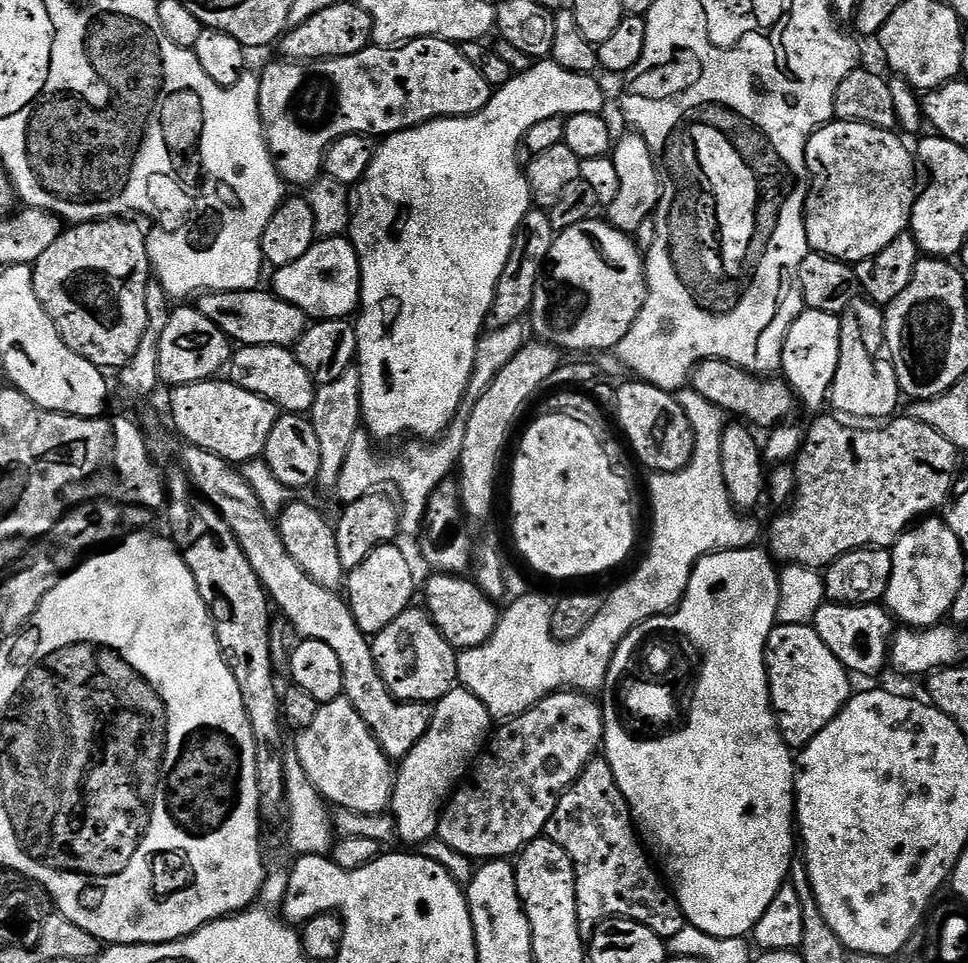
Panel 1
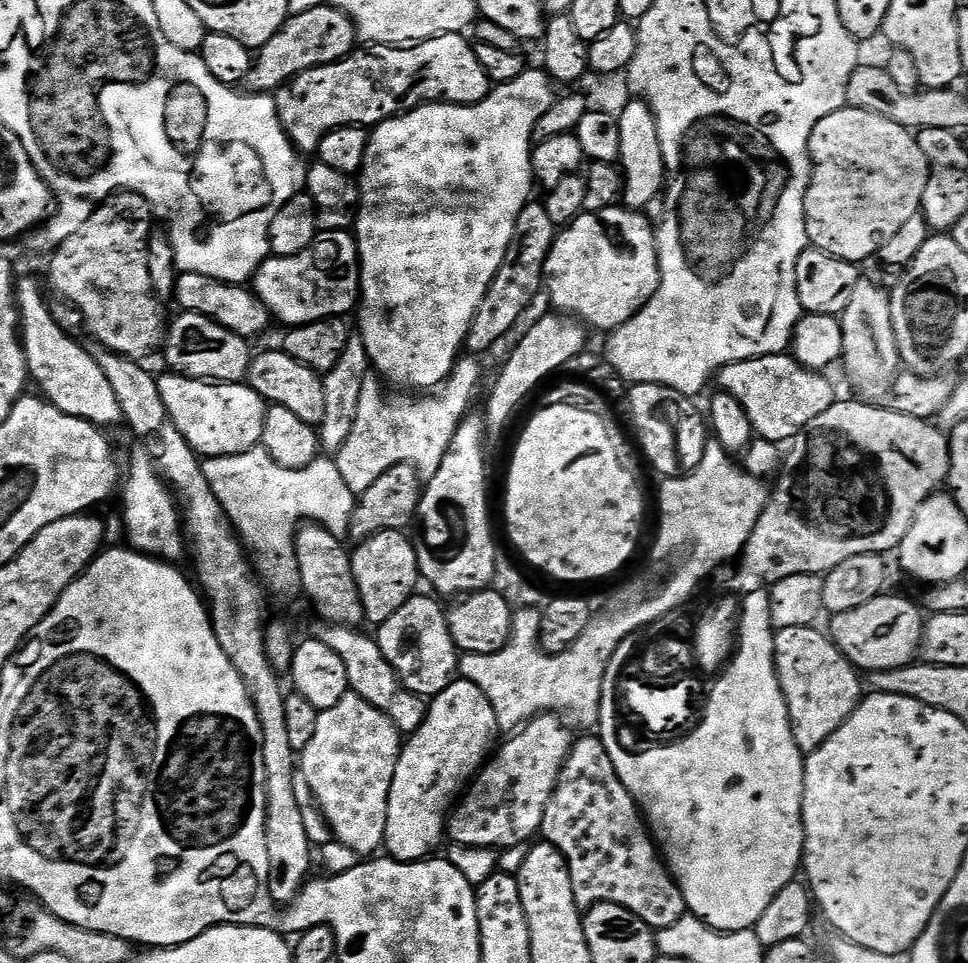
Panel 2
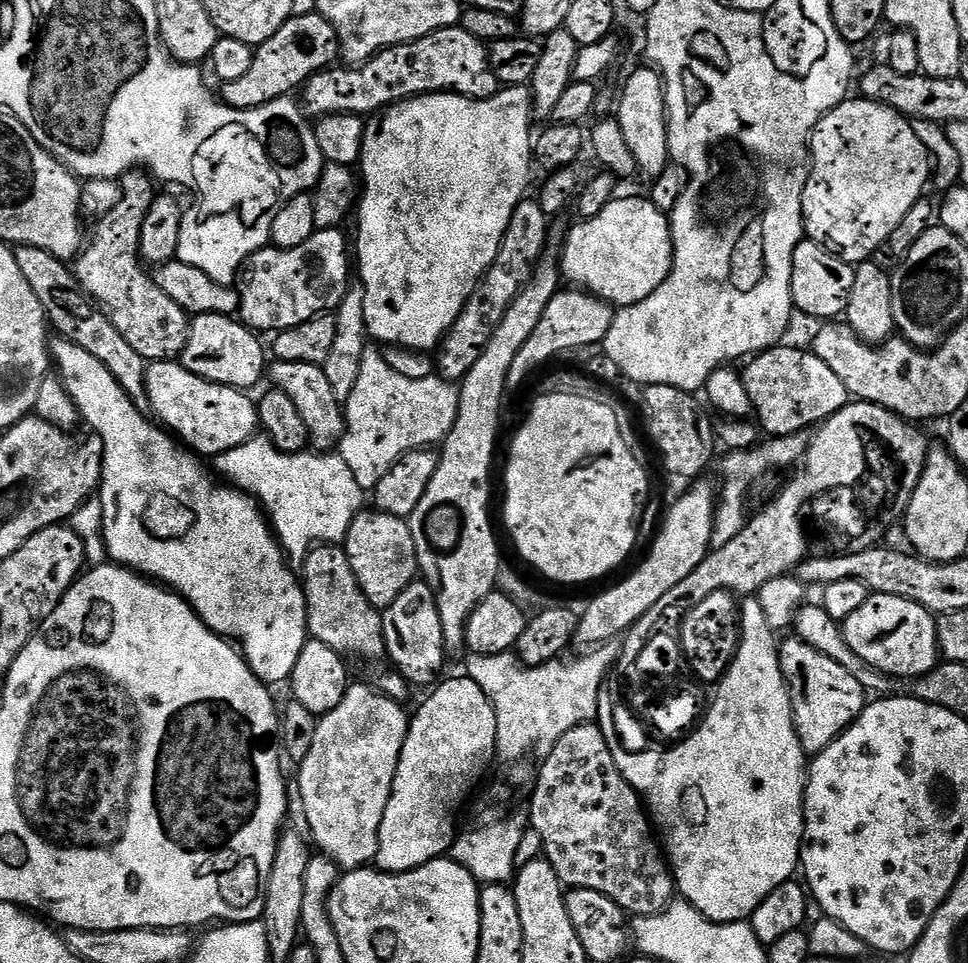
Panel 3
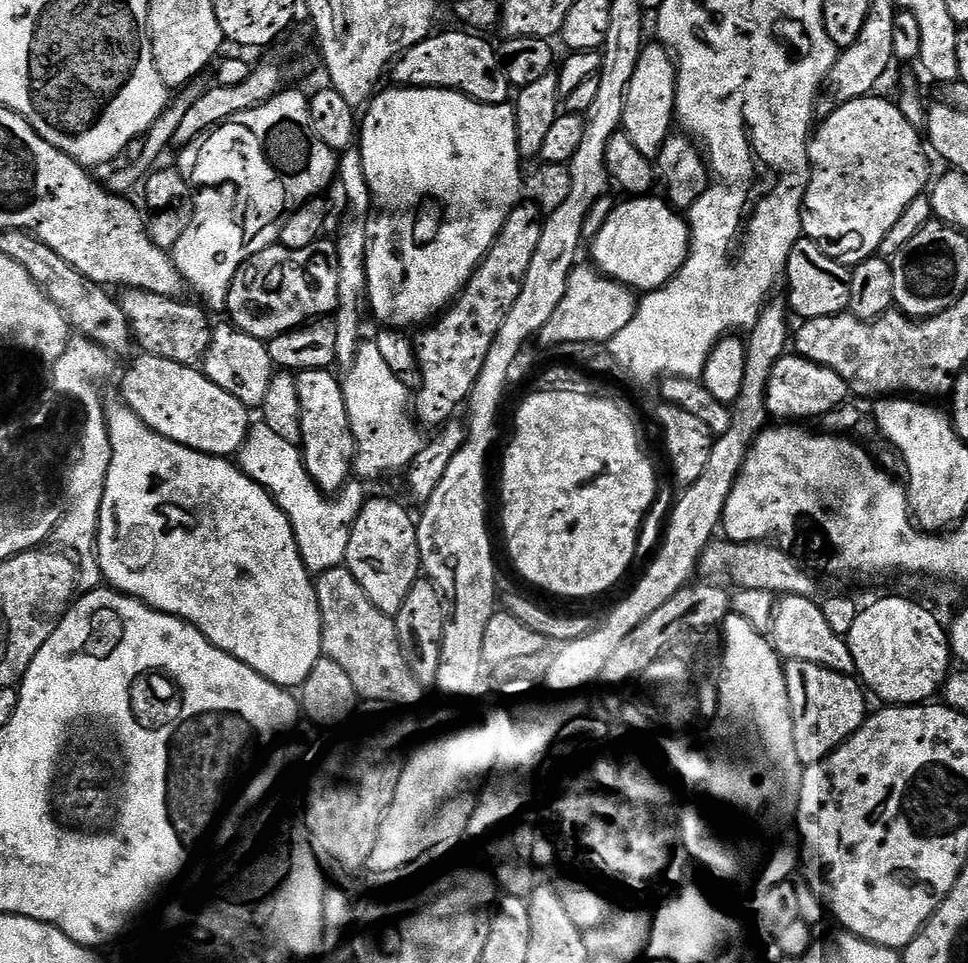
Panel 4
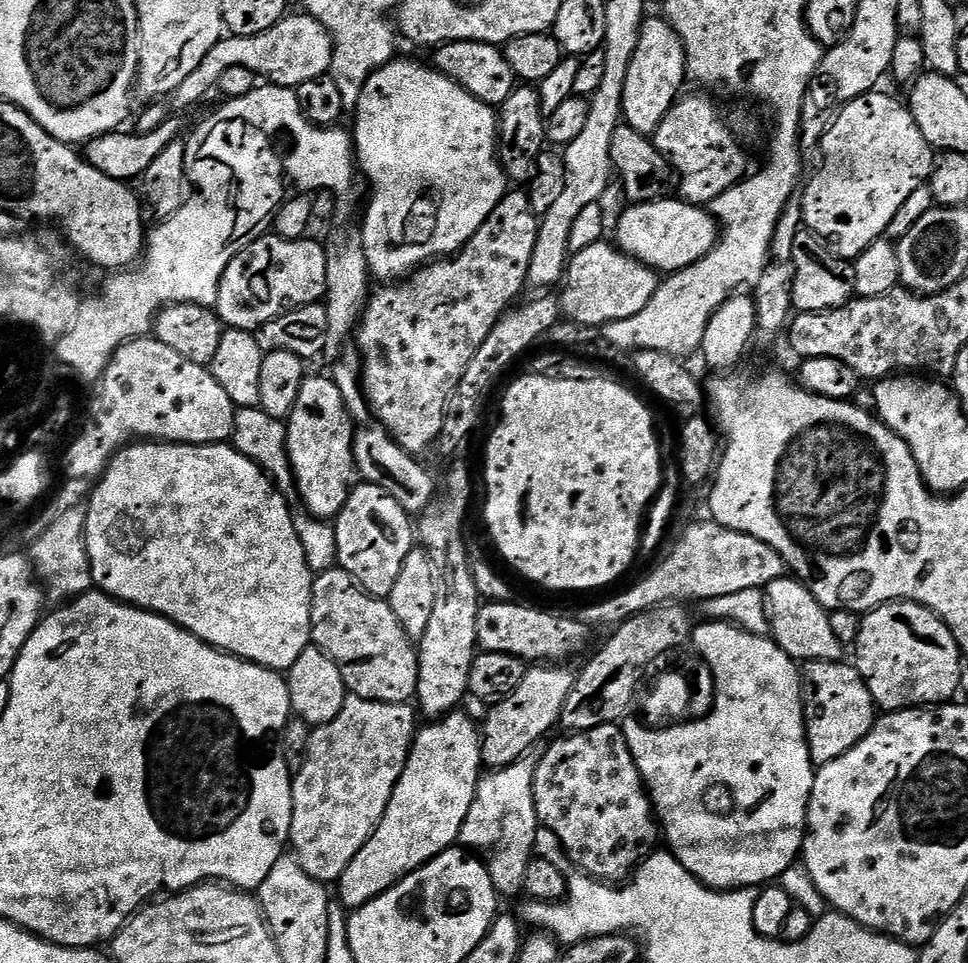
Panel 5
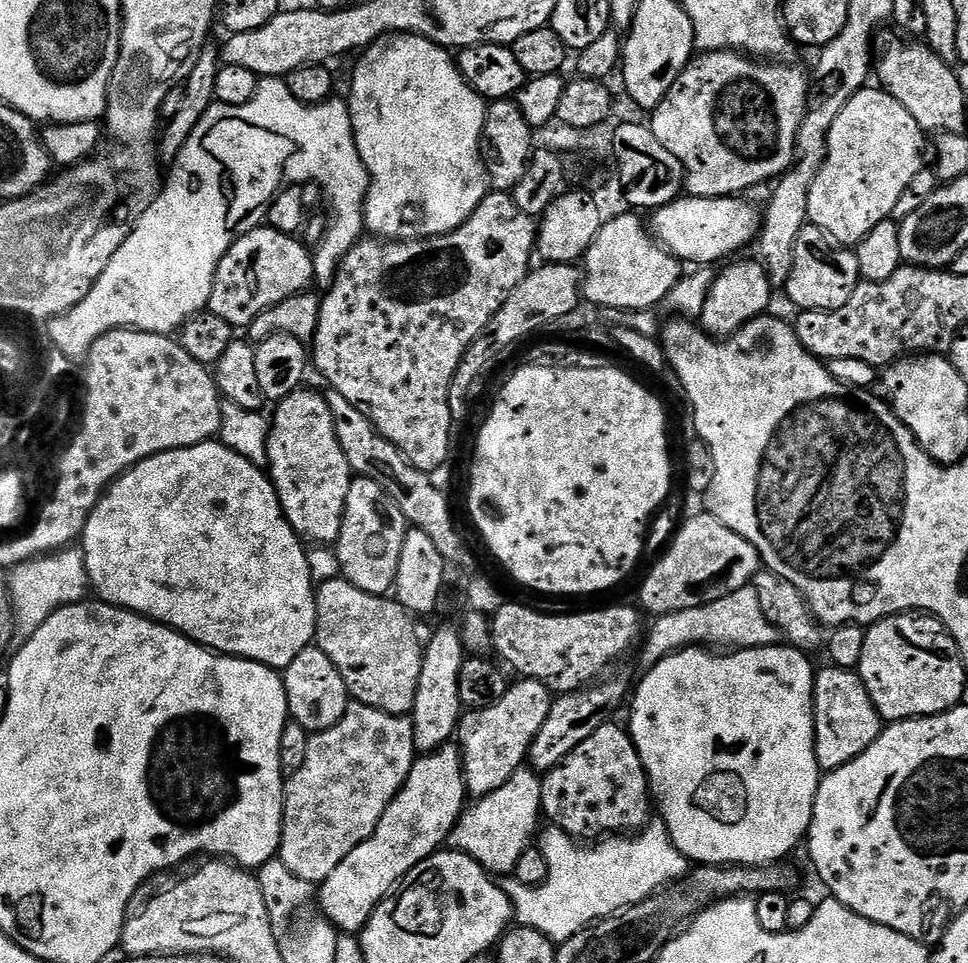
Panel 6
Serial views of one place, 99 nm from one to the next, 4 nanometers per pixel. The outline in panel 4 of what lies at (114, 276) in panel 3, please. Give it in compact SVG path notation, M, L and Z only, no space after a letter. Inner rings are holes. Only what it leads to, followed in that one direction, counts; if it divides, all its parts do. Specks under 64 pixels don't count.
M129 288L123 294L125 296L120 296L118 301L128 319L135 343L140 343L145 353L189 366L203 357L212 337L212 328L208 324L209 313L199 303L184 304L183 299L172 300L168 296L143 292L141 288Z

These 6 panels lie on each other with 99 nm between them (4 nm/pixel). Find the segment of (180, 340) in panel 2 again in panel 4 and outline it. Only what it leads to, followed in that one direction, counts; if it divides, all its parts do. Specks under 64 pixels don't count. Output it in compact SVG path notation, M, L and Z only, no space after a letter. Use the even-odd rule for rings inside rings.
M225 322L211 329L212 337L208 349L202 357L202 371L214 382L214 386L222 386L226 394L238 398L249 410L259 409L266 398L266 386L272 381L274 365L268 345L263 340L246 334L241 328Z

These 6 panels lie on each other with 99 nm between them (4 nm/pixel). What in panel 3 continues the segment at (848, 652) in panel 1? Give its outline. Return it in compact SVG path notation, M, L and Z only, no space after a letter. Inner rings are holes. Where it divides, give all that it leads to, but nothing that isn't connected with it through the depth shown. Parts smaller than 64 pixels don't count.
M872 594L842 621L842 631L849 649L864 663L889 678L911 681L932 671L941 659L936 622L937 617L918 606L918 602L894 594Z

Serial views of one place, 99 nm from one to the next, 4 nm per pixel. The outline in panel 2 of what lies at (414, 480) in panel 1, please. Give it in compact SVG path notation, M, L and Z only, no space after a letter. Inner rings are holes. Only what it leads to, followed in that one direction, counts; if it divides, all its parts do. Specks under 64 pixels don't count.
M461 355L448 379L439 391L429 395L432 396L429 400L391 400L384 396L379 379L362 380L353 429L334 456L342 479L352 492L365 492L373 482L397 466L411 466L421 478L433 476L438 471L458 426L469 415L471 408L468 407L480 388L480 364L476 360L479 359L475 355Z

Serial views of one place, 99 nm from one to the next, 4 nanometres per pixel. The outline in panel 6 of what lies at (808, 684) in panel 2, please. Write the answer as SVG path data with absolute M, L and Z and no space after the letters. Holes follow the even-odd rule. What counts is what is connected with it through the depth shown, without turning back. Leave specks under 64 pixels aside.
M827 666L815 673L816 685L812 691L812 716L816 720L816 757L821 773L827 774L846 766L858 754L862 754L878 739L882 731L882 721L866 686L855 671Z

